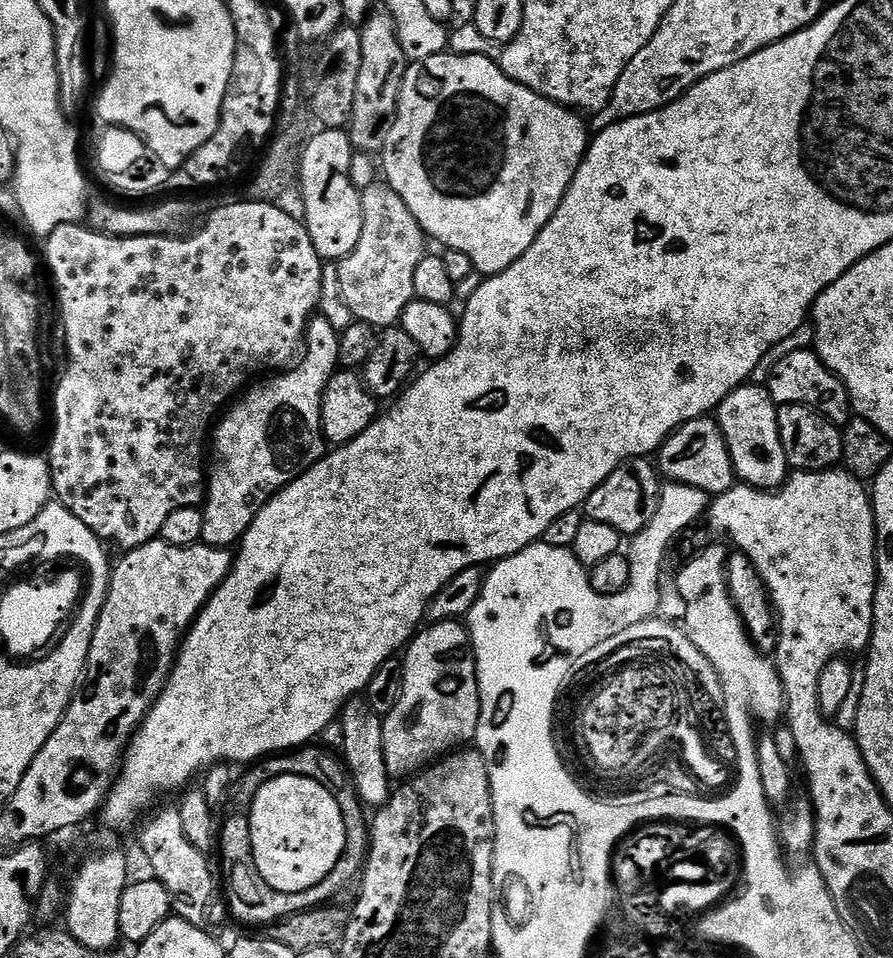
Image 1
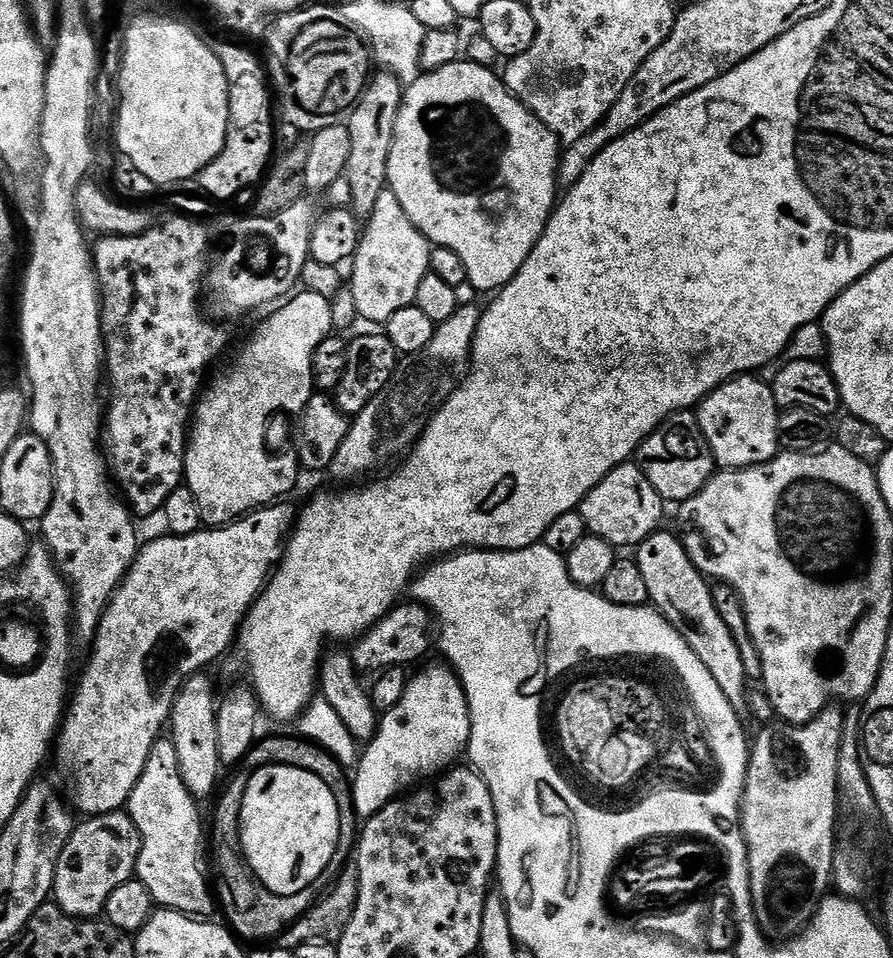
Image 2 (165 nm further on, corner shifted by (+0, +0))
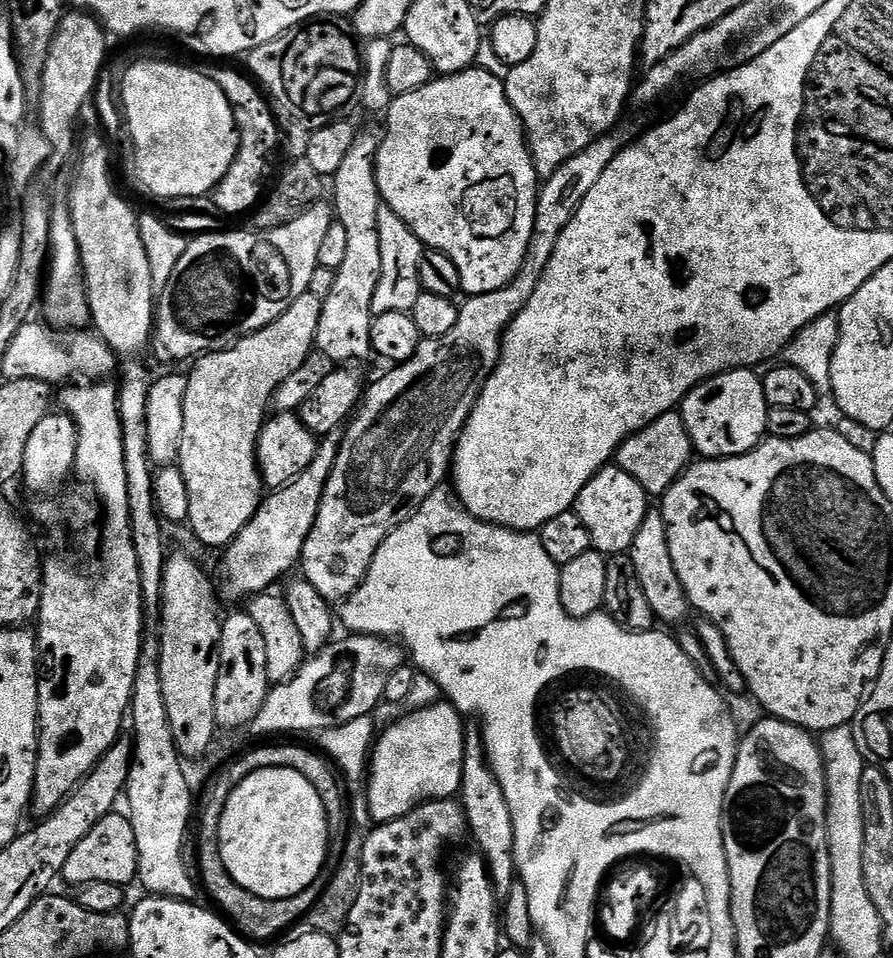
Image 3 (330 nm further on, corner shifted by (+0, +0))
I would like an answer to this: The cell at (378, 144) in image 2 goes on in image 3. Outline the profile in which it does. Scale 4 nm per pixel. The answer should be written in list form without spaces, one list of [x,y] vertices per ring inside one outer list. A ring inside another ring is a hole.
[[[361,131],[354,138],[346,158],[335,165],[336,177],[330,180],[330,203],[334,209],[335,223],[346,230],[346,255],[342,266],[334,271],[334,286],[320,305],[316,348],[332,362],[356,362],[373,355],[372,307],[374,290],[382,274],[382,242],[378,242],[378,210],[382,206],[376,181],[376,151],[381,137]]]

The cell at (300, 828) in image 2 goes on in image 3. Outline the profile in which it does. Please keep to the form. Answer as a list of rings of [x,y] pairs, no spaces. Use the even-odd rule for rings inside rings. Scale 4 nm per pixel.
[[[263,768],[247,776],[230,794],[222,810],[222,822],[214,835],[235,887],[263,900],[276,901],[298,895],[322,876],[328,863],[328,812],[322,798],[318,798],[318,790],[292,768]]]

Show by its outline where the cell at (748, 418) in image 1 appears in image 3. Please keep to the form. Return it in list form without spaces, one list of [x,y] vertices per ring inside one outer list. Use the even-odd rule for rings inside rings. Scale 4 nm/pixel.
[[[733,368],[726,372],[718,372],[708,380],[703,380],[697,388],[691,388],[682,401],[684,425],[692,439],[693,449],[701,457],[709,460],[725,460],[731,456],[744,456],[753,452],[765,439],[768,427],[768,403],[764,393],[764,381],[755,376],[752,368]]]

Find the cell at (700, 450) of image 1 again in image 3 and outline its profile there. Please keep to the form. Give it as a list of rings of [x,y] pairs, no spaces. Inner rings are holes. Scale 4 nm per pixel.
[[[676,410],[662,414],[662,418],[625,440],[623,446],[616,451],[614,460],[618,467],[630,474],[630,478],[634,478],[634,482],[638,482],[638,486],[642,486],[642,490],[648,492],[649,497],[663,497],[668,487],[694,460],[692,439],[684,425],[683,415]]]

